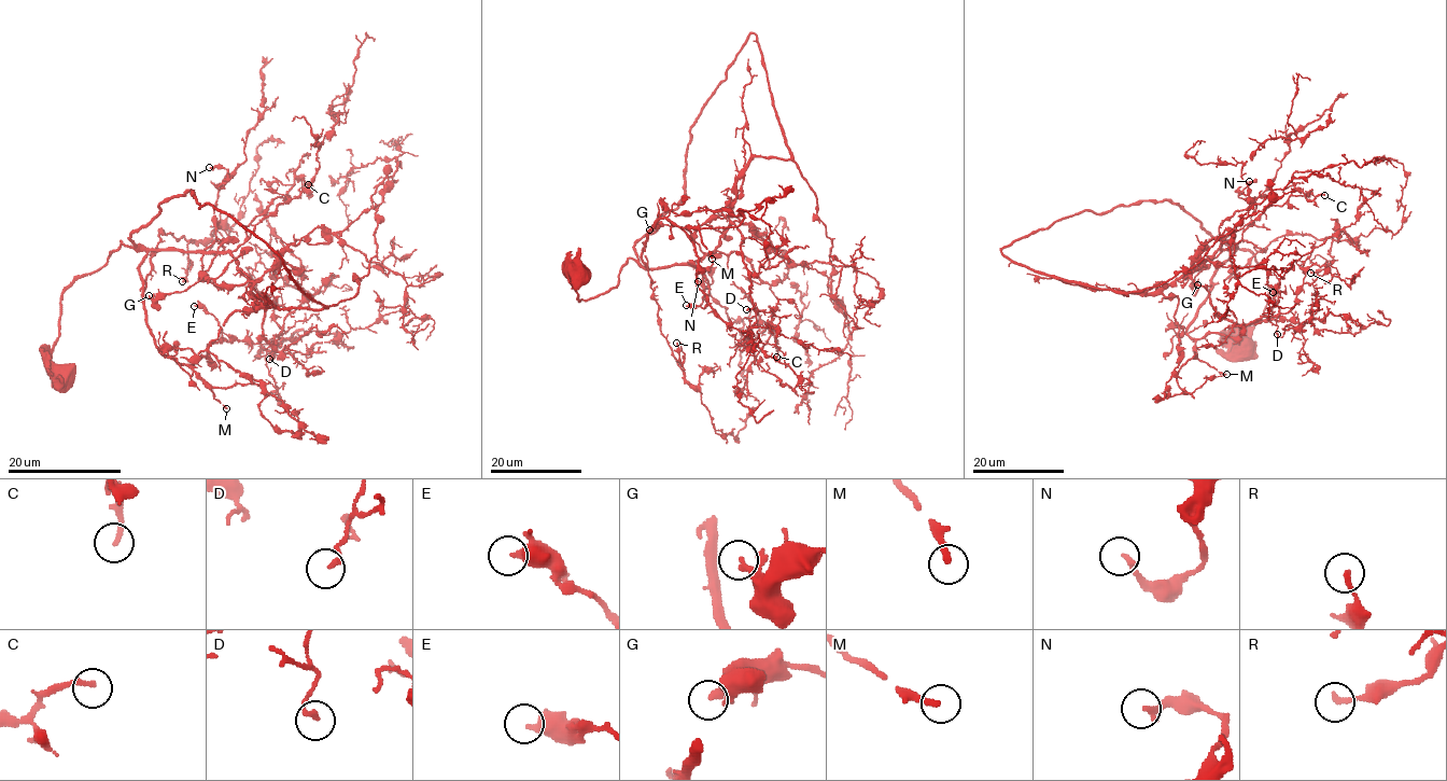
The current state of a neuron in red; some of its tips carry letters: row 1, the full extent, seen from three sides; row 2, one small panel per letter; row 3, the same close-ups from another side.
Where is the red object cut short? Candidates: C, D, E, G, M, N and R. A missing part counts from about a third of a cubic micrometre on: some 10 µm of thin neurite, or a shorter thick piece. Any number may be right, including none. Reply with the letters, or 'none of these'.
M

